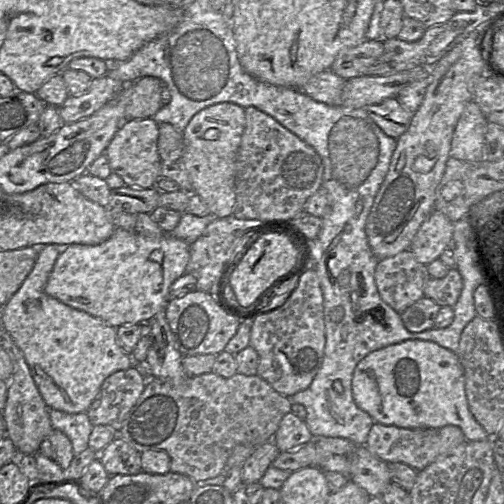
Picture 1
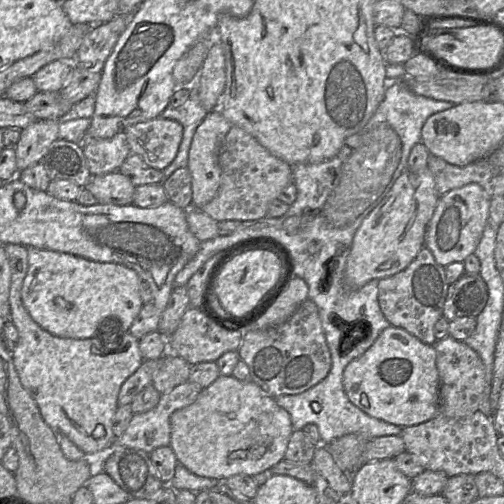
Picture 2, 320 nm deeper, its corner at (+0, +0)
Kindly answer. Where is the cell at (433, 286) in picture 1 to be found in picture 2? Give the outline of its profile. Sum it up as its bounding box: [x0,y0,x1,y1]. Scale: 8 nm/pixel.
[443,273,488,321]

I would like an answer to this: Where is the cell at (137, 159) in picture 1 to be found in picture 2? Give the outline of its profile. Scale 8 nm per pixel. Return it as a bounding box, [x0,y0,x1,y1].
[83,131,131,175]

